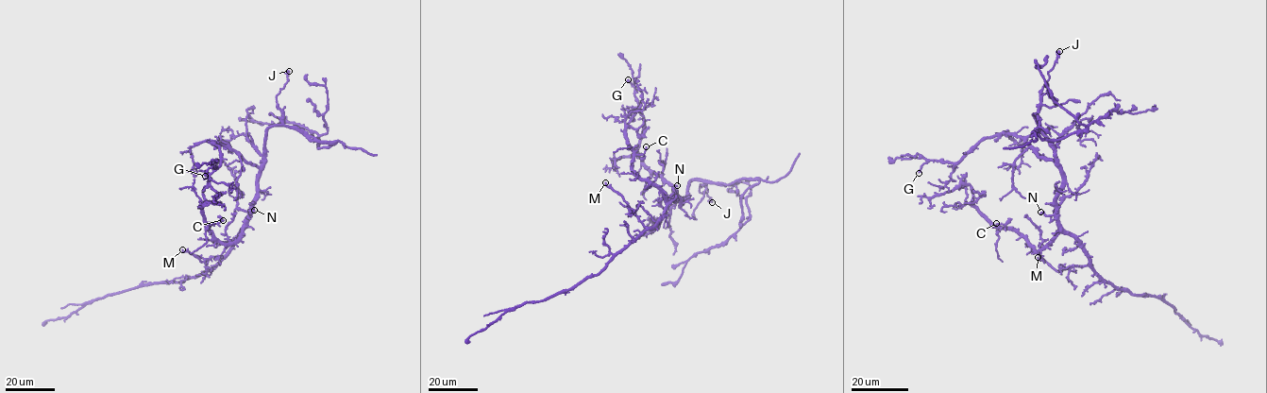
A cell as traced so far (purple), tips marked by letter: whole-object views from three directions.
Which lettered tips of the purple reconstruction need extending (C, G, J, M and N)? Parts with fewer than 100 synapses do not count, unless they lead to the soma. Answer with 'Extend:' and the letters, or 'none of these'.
Extend: none of these

